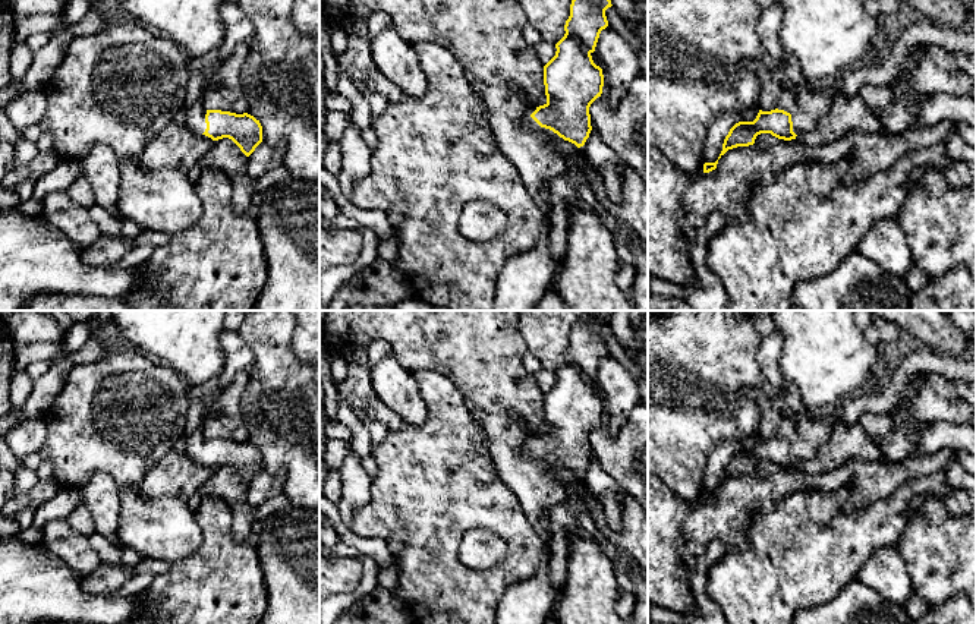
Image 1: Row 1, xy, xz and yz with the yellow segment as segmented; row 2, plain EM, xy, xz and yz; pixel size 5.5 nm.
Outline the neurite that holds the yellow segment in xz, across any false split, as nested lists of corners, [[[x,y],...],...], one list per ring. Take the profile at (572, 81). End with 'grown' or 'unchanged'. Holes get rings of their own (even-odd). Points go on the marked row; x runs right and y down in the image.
[[[572,0],[570,16],[564,25],[566,34],[555,44],[555,56],[544,66],[547,103],[523,120],[528,129],[541,127],[548,144],[563,155],[583,146],[592,130],[589,107],[602,94],[604,75],[591,54],[601,31],[608,26],[605,10],[611,6],[611,0]]] | grown

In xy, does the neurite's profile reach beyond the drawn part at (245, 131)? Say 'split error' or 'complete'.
split error

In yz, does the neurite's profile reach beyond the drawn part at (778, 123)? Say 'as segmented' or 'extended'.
extended

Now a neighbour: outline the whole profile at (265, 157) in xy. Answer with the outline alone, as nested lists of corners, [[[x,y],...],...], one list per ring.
[[[262,141],[248,157],[248,174],[258,179],[264,173],[277,168],[283,164],[284,152],[284,144],[271,145]]]

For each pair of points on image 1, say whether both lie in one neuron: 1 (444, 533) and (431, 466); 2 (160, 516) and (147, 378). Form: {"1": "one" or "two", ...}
{"1": "one", "2": "one"}

